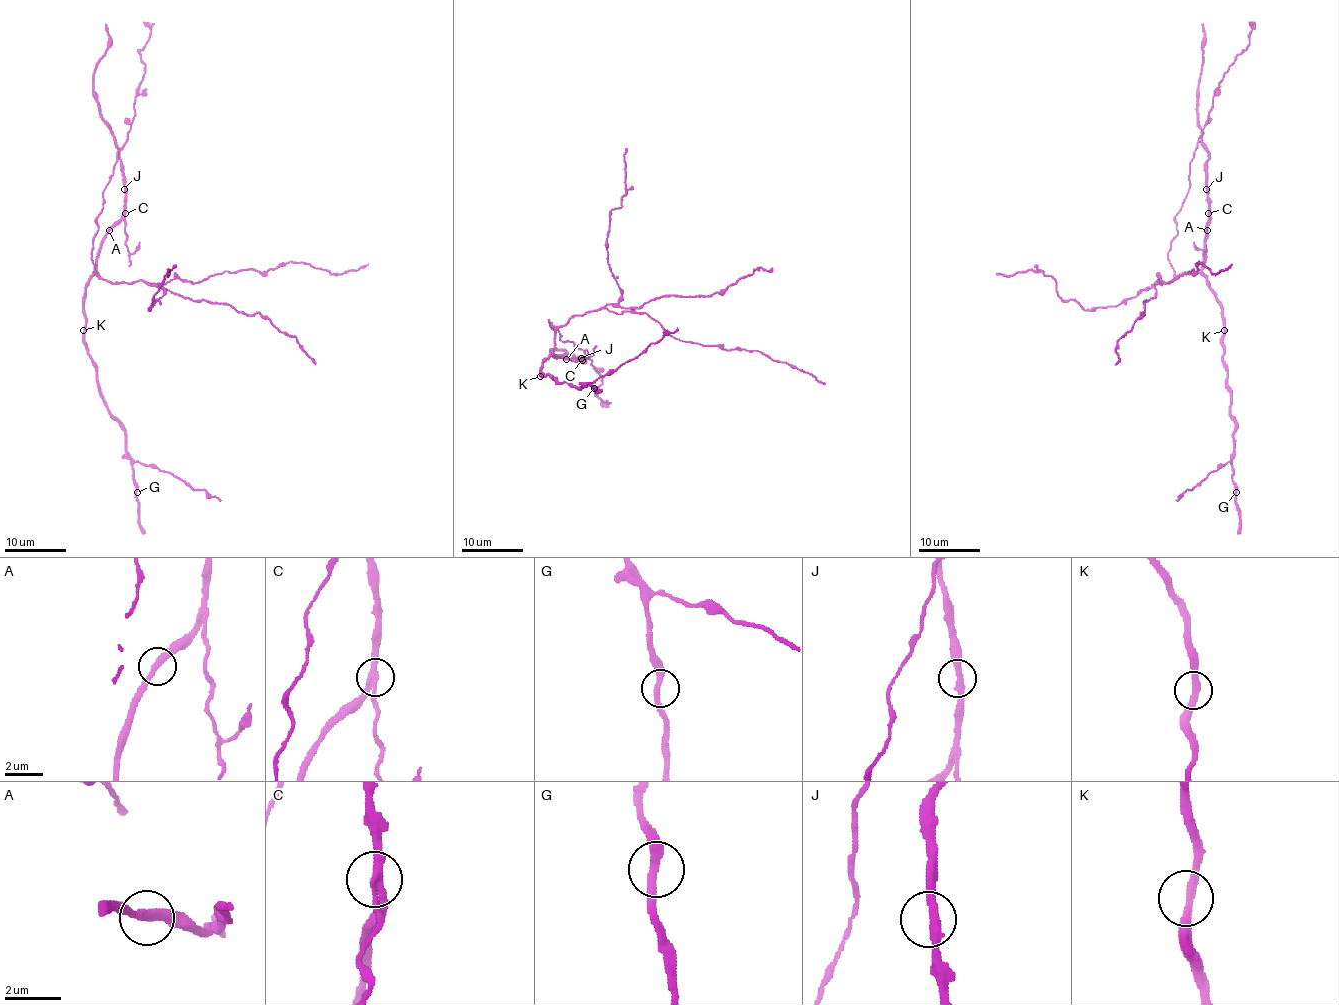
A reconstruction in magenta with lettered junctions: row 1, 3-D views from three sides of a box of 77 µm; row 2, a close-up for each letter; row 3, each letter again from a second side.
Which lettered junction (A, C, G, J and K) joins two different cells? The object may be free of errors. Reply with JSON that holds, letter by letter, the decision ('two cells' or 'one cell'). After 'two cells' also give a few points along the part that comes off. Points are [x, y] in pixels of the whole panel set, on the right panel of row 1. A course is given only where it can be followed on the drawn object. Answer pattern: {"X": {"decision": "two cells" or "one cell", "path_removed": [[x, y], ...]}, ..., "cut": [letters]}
{"A": {"decision": "one cell"}, "C": {"decision": "two cells", "path_removed": [[1209, 213], [1206, 253], [1193, 242]]}, "G": {"decision": "one cell"}, "J": {"decision": "one cell"}, "K": {"decision": "one cell"}, "cut": ["C"]}

